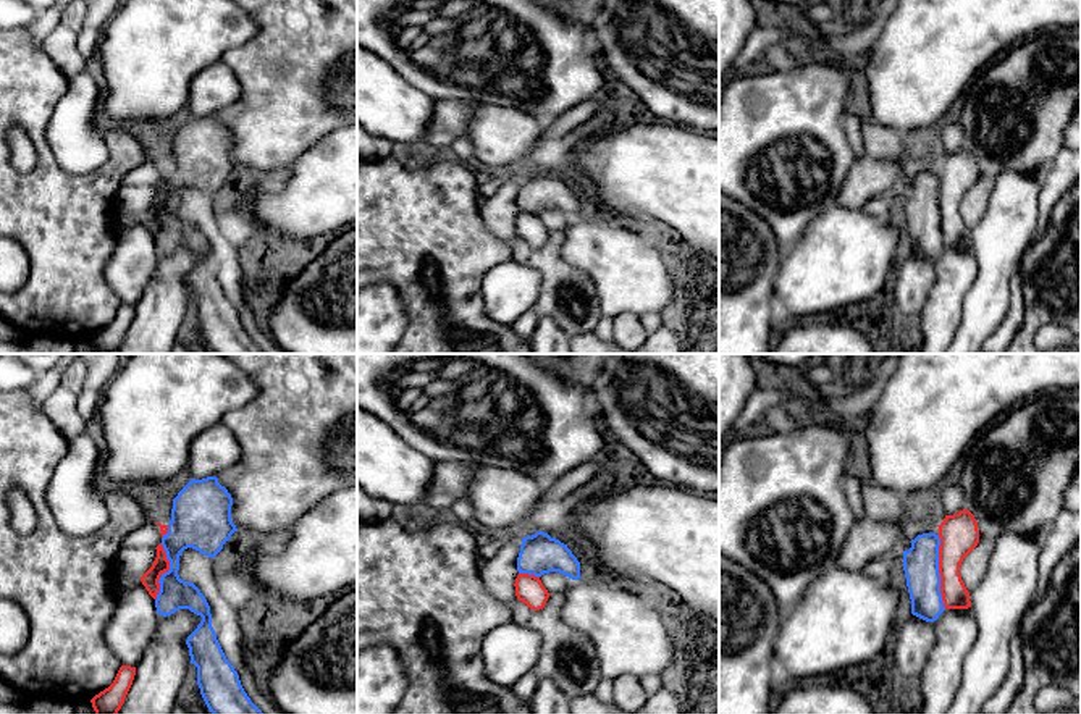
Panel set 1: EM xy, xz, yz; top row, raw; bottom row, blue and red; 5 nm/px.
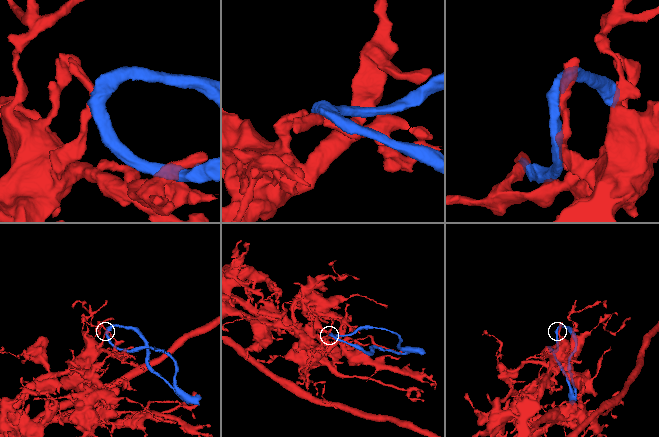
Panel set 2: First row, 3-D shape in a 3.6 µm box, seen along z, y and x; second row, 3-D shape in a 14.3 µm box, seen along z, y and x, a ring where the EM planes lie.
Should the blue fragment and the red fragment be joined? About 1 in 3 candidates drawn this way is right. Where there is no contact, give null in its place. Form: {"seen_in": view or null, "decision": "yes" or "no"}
{"seen_in": "yz", "decision": "no"}

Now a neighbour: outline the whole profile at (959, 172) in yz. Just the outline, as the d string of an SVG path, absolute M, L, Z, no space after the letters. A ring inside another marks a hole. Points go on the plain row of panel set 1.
M963 147L958 152L945 153L939 165L939 212L940 233L945 247L971 246L970 231L961 218L960 204L978 184L979 168L974 153Z

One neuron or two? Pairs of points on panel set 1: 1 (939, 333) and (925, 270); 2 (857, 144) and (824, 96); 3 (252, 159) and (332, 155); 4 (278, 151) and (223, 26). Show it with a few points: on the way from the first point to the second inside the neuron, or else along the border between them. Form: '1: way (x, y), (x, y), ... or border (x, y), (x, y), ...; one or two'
1: border (936, 259), (936, 278), (918, 315); two
2: border (842, 117), (845, 139), (855, 157); two
3: border (327, 136), (304, 149), (280, 176); two
4: border (252, 16), (257, 31), (228, 49), (220, 60); two

